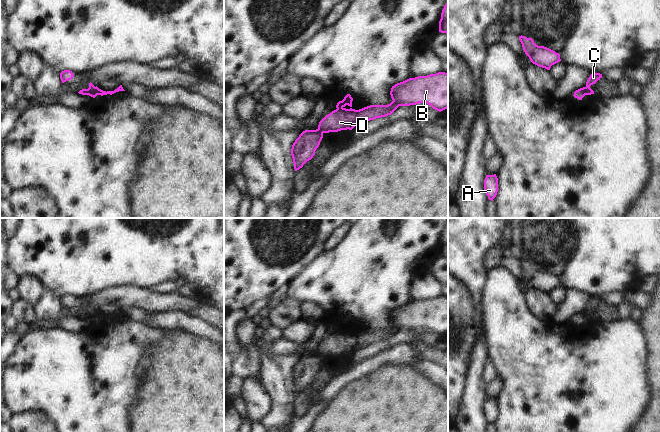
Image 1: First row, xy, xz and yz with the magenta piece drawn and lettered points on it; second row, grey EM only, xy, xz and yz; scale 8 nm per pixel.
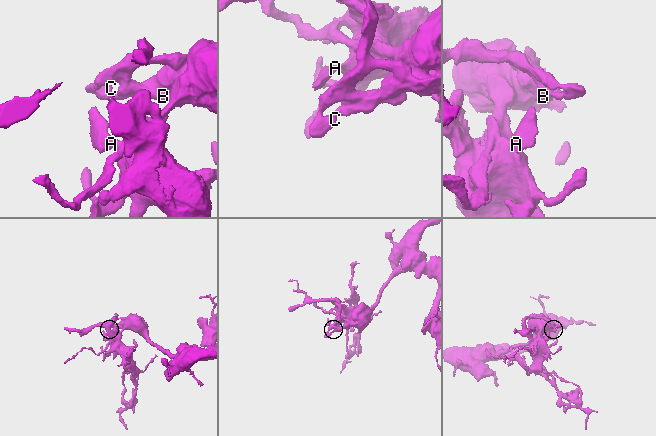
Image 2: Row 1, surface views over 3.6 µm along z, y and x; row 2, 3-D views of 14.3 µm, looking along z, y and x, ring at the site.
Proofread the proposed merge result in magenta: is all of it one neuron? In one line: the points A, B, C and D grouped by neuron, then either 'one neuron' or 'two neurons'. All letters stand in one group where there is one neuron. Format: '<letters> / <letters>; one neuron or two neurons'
A B C / D; two neurons

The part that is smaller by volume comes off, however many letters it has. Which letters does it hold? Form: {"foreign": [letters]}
{"foreign": ["A", "B", "C"]}

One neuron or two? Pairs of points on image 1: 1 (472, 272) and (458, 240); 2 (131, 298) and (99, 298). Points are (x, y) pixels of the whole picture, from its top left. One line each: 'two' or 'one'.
1: one
2: one

